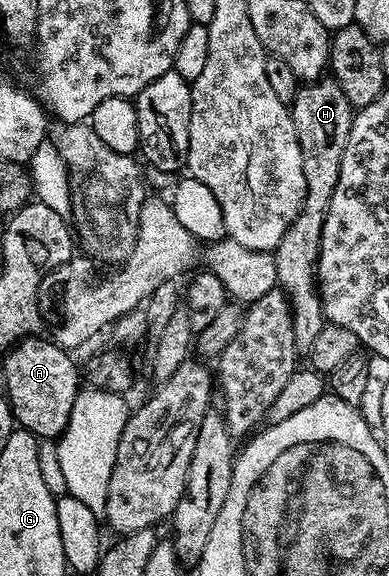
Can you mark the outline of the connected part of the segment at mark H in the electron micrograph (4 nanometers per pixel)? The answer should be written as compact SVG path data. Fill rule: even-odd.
M321 77L297 86L296 96L290 105L290 110L294 121L294 133L298 133L298 149L302 149L302 177L306 177L306 197L302 201L302 209L298 217L294 217L290 229L282 233L282 241L278 241L272 256L274 257L274 269L278 269L276 281L279 290L283 291L284 296L288 298L288 304L292 310L294 345L297 352L308 353L311 352L318 333L322 333L326 325L324 306L320 300L320 288L316 281L316 266L320 256L322 225L326 221L326 209L330 209L330 197L334 197L334 185L338 185L338 173L342 173L342 153L346 153L346 141L350 137L354 109L335 79Z

